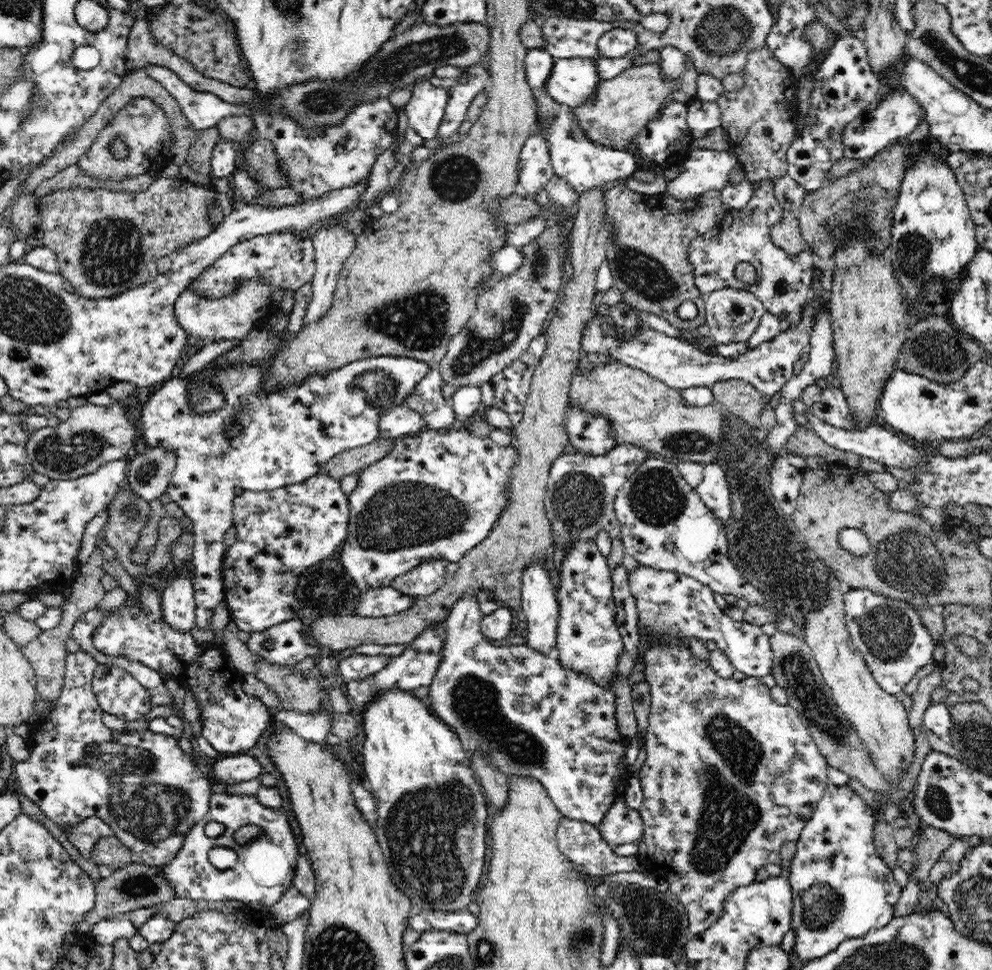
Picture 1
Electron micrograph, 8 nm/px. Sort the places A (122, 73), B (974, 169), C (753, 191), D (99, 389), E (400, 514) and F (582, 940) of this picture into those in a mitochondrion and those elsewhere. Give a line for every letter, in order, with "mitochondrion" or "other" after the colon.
A: other
B: other
C: other
D: other
E: mitochondrion
F: mitochondrion

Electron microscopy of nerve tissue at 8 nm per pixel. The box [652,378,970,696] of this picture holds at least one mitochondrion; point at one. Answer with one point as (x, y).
(774, 555)

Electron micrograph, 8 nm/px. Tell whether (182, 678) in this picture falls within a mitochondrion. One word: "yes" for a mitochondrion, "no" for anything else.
no

